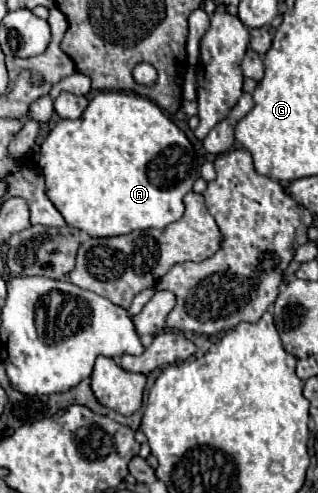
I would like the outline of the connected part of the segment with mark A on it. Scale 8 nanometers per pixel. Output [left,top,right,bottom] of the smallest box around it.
[38,91,200,237]

